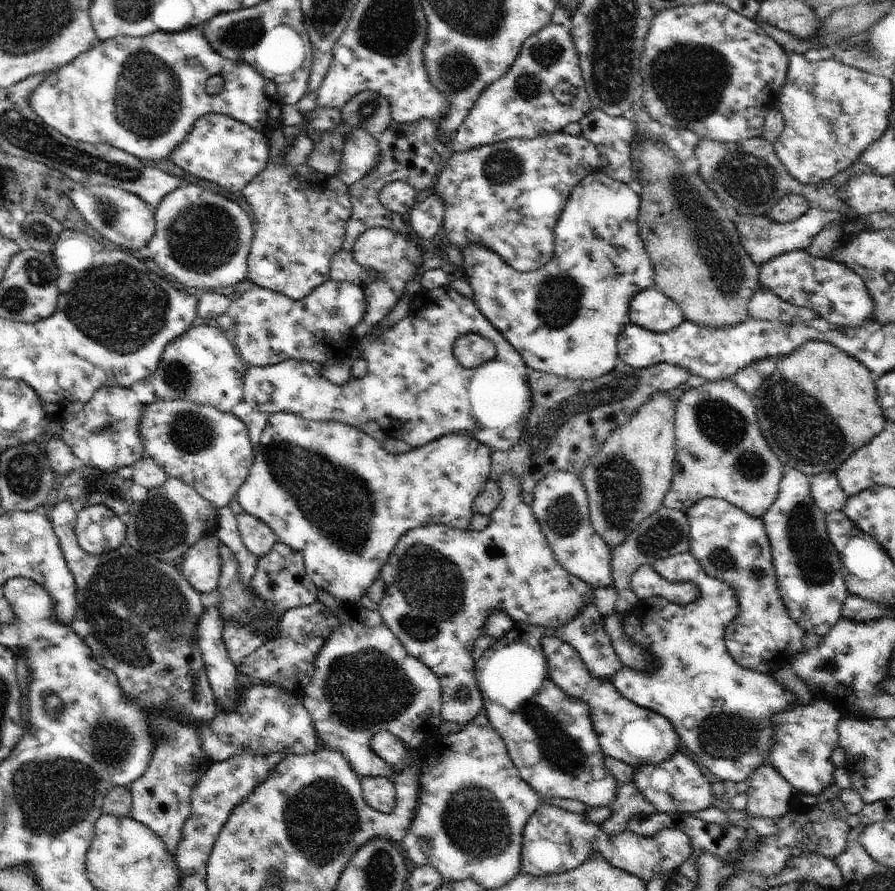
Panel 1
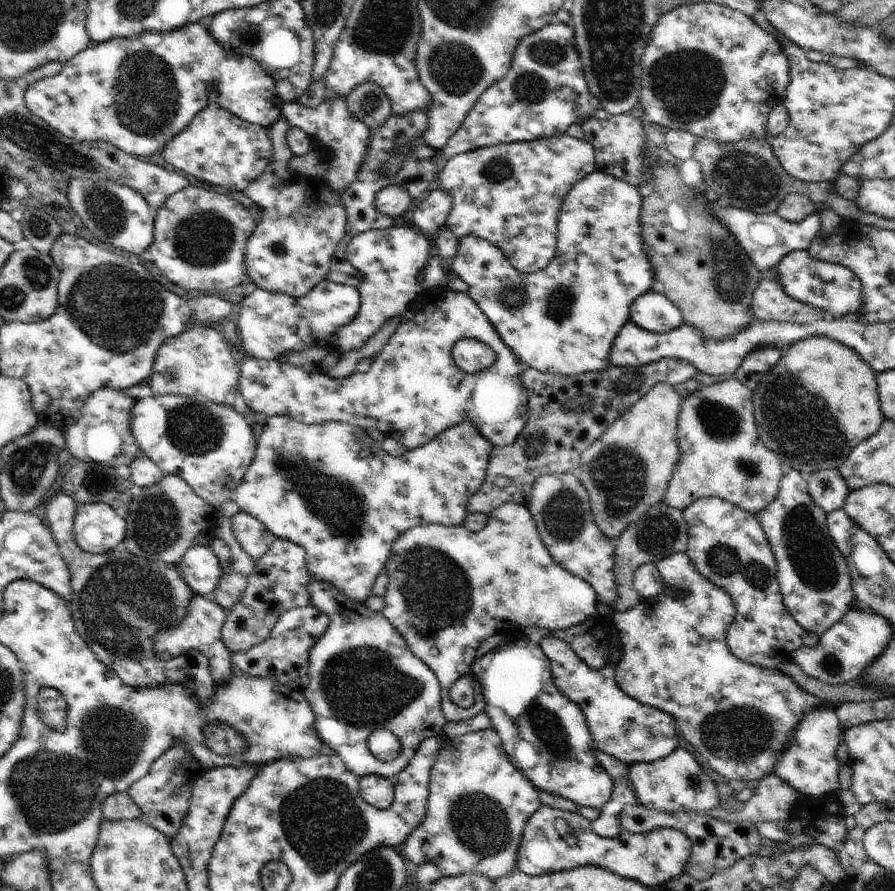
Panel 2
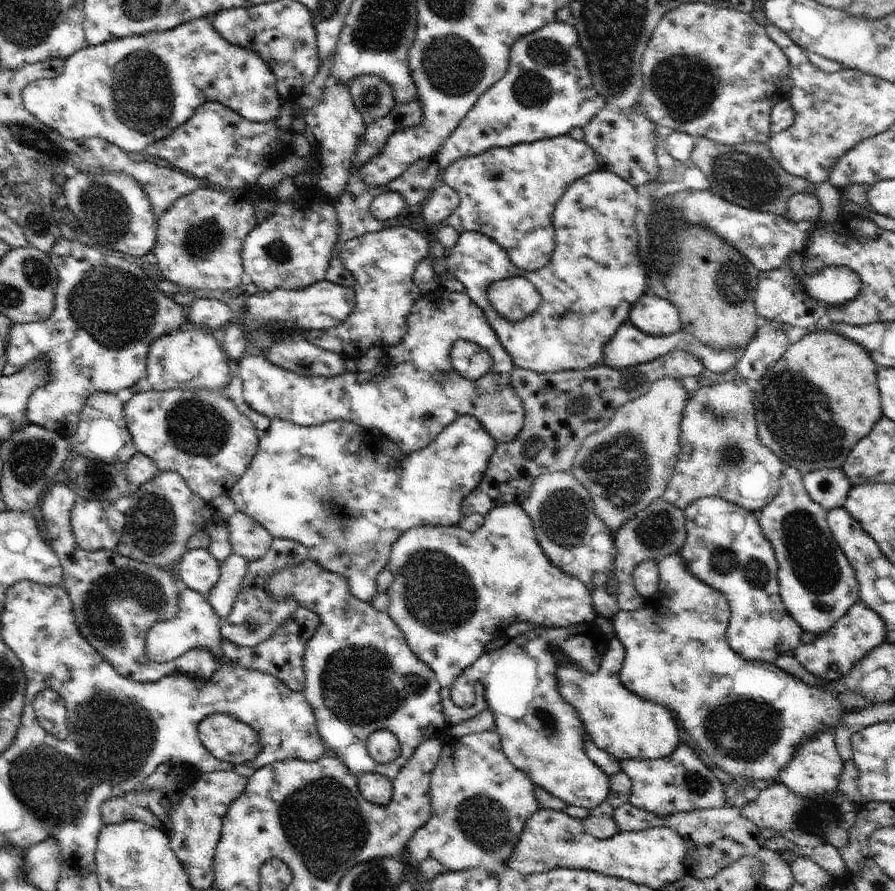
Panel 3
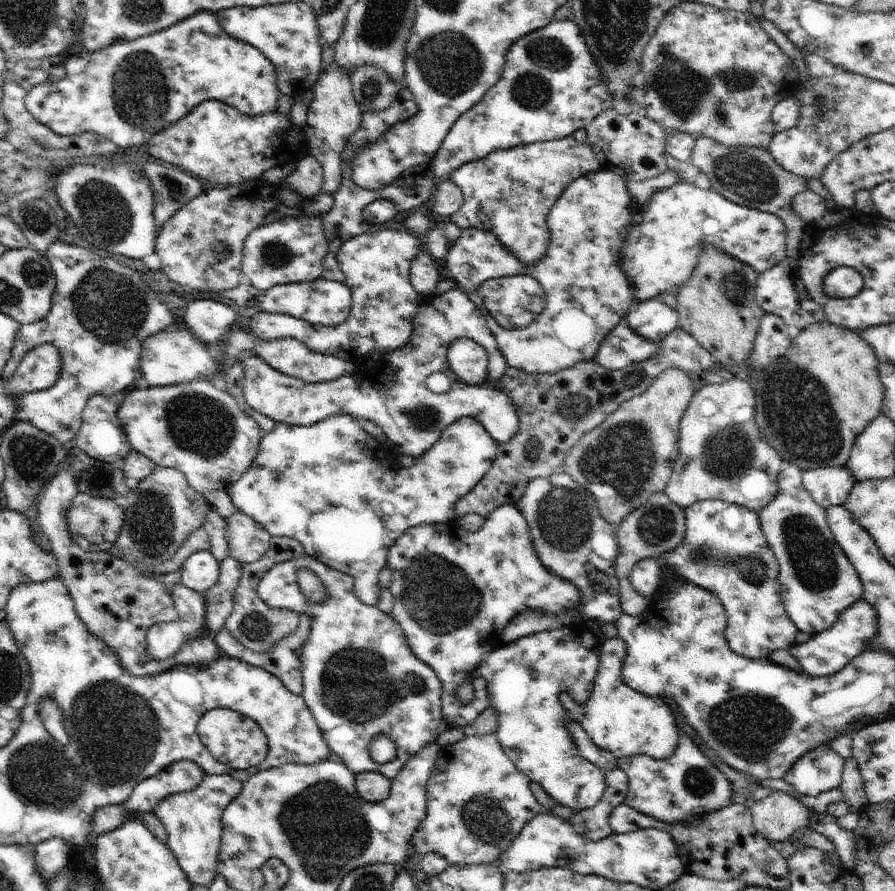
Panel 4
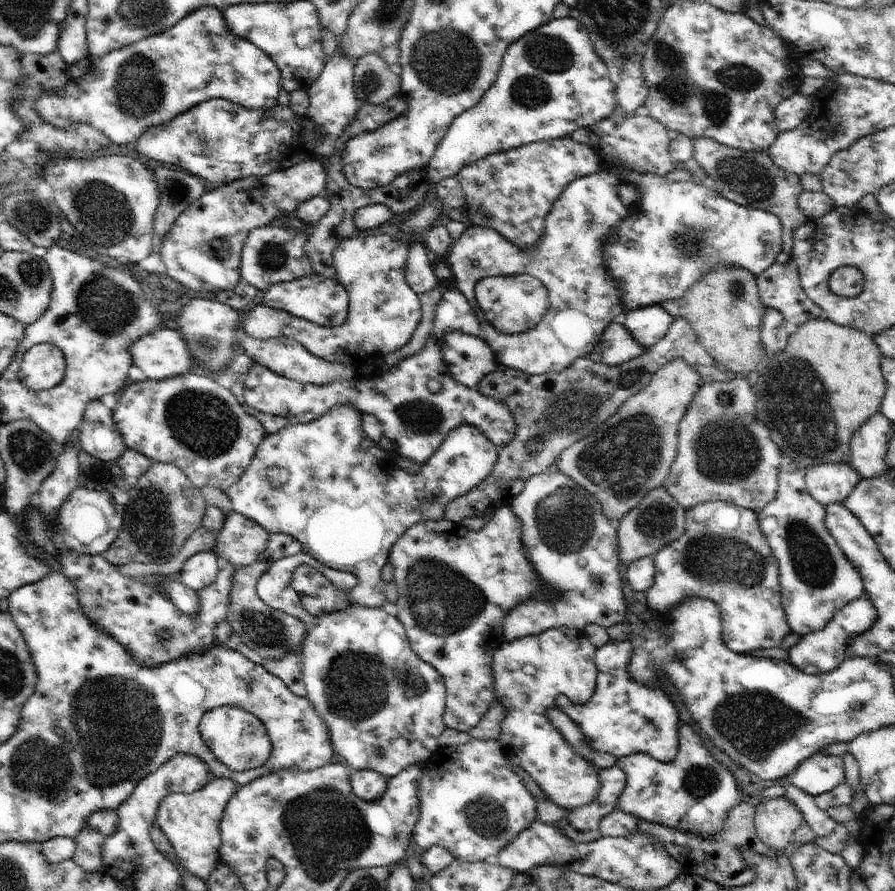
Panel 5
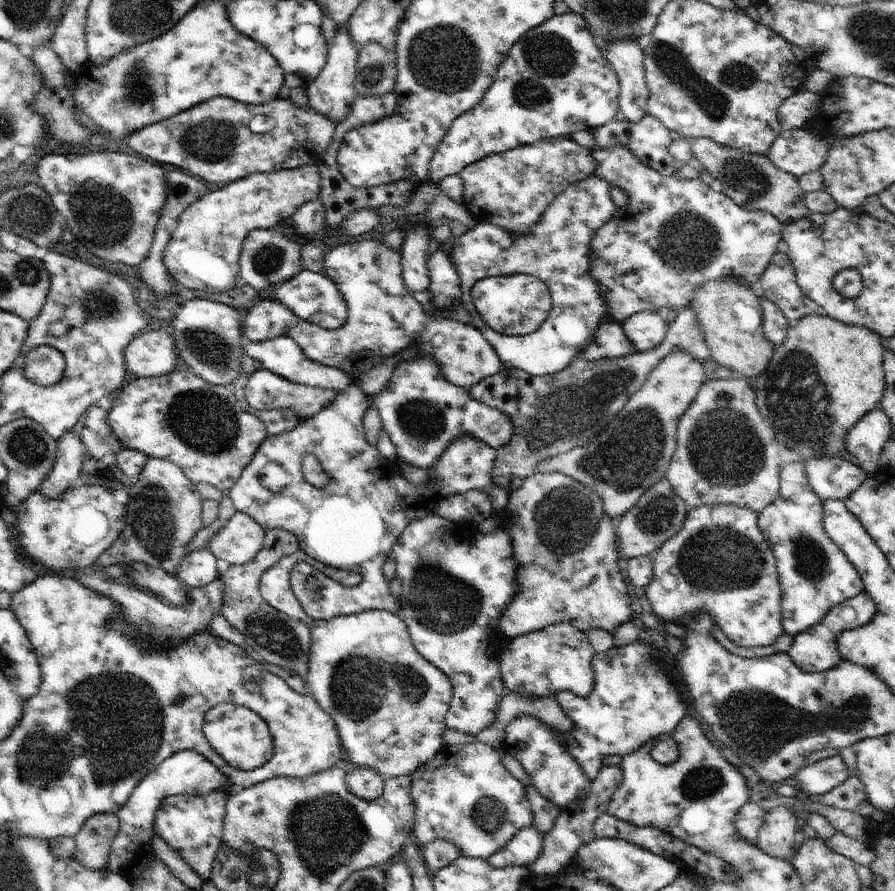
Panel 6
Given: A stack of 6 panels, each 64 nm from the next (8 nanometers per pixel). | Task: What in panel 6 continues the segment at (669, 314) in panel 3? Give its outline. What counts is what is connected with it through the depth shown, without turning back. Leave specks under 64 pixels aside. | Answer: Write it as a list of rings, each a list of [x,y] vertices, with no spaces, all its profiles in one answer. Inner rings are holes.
[[[638,312],[625,320],[622,330],[630,344],[634,346],[635,353],[648,352],[654,350],[662,344],[666,338],[667,328],[666,316],[660,312]]]

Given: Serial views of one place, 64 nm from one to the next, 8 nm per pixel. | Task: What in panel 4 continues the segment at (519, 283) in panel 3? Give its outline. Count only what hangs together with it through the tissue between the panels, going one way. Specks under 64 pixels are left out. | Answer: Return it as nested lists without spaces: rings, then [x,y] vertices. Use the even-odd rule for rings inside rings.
[[[526,274],[486,280],[478,286],[478,296],[482,298],[486,314],[492,316],[506,330],[526,328],[528,324],[532,324],[538,318],[547,303],[544,288],[538,284],[536,278]]]

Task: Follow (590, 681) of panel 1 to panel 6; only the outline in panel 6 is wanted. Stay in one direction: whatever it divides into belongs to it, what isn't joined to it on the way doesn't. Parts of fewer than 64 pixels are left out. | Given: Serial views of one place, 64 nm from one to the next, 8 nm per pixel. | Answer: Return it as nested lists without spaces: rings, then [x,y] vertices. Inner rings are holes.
[[[637,640],[626,646],[614,646],[593,656],[594,686],[589,695],[582,697],[569,690],[556,694],[562,714],[566,714],[573,726],[570,734],[553,730],[554,738],[566,747],[591,781],[598,776],[606,758],[628,756],[650,740],[656,740],[651,751],[656,762],[669,765],[678,760],[678,744],[672,740],[672,732],[687,716],[690,704],[669,675],[668,665],[662,658],[662,650],[653,642]]]

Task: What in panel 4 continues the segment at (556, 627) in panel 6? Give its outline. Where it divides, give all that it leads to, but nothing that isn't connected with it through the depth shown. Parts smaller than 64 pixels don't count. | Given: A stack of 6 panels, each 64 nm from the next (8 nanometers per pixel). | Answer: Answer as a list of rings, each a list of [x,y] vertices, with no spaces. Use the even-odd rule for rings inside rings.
[[[586,623],[571,624],[503,643],[478,666],[480,676],[488,682],[492,705],[500,712],[496,736],[504,754],[520,772],[538,782],[556,804],[576,811],[600,802],[606,790],[606,776],[578,752],[566,728],[570,718],[559,696],[568,692],[576,704],[588,701],[603,643]]]

